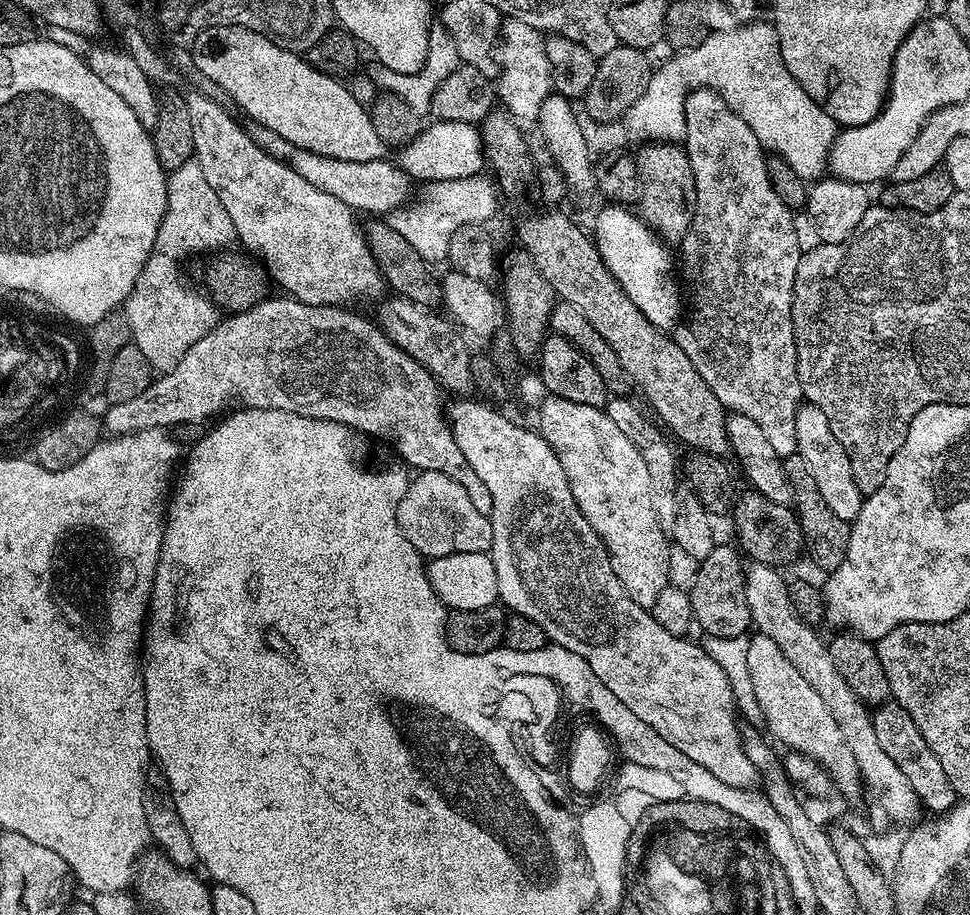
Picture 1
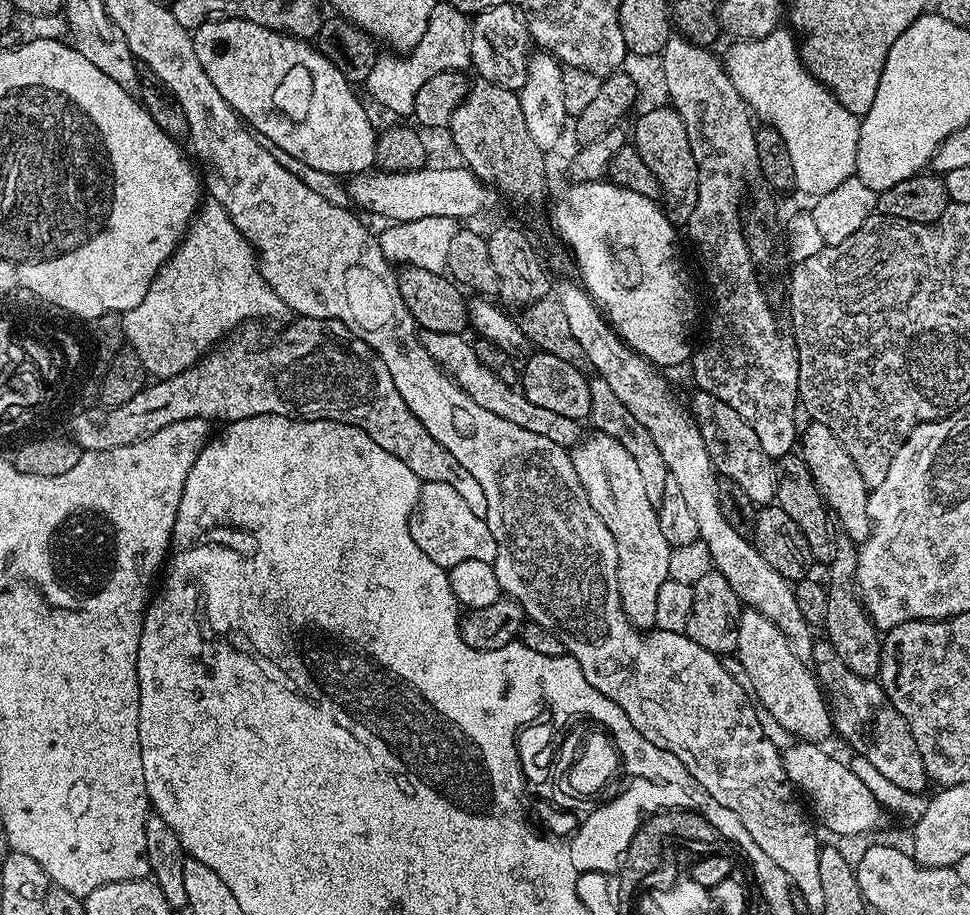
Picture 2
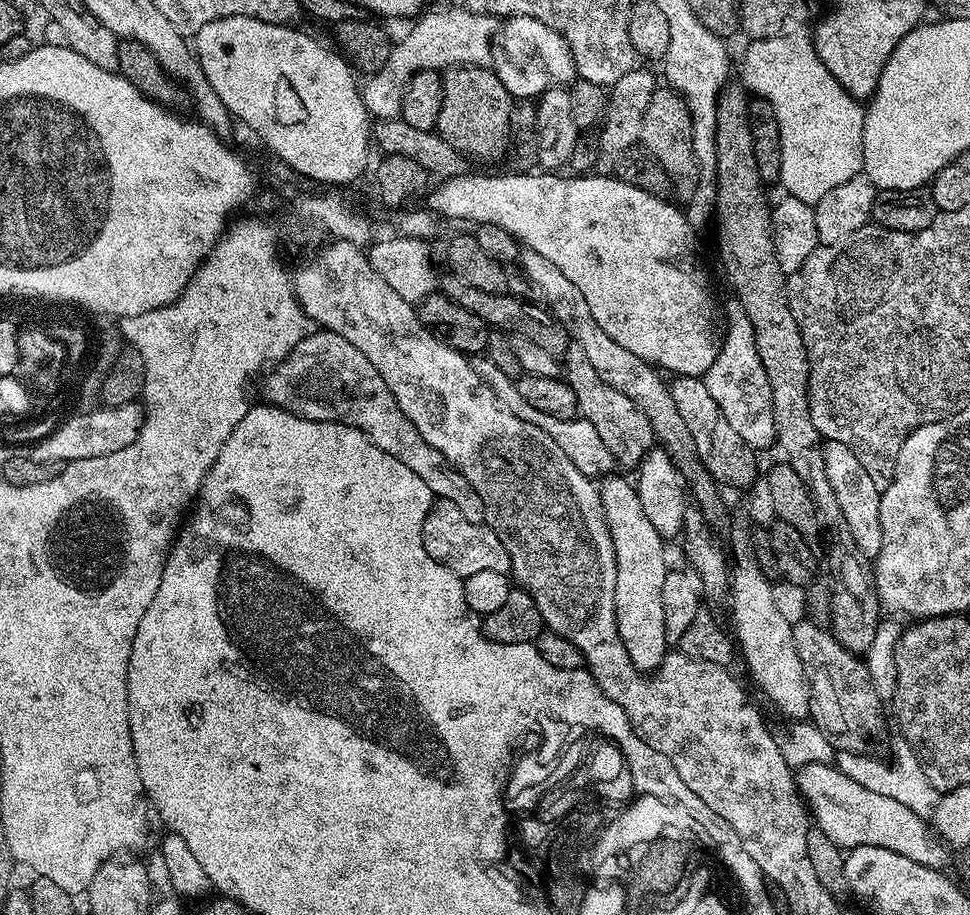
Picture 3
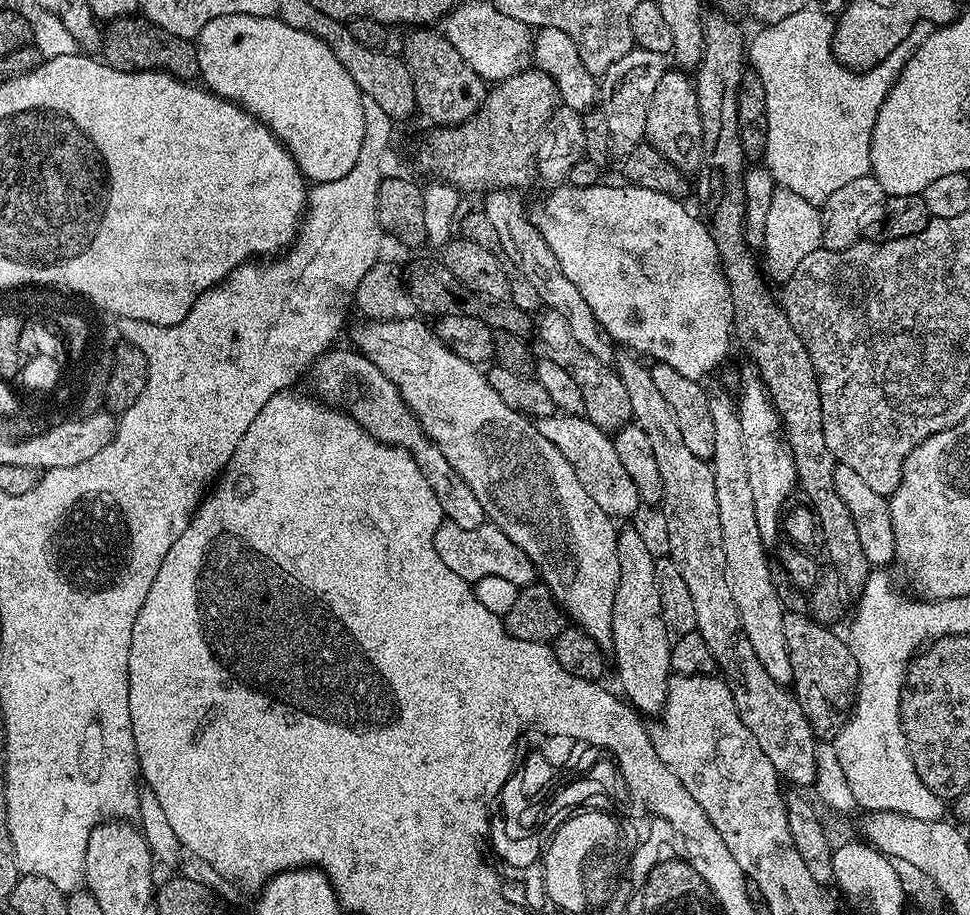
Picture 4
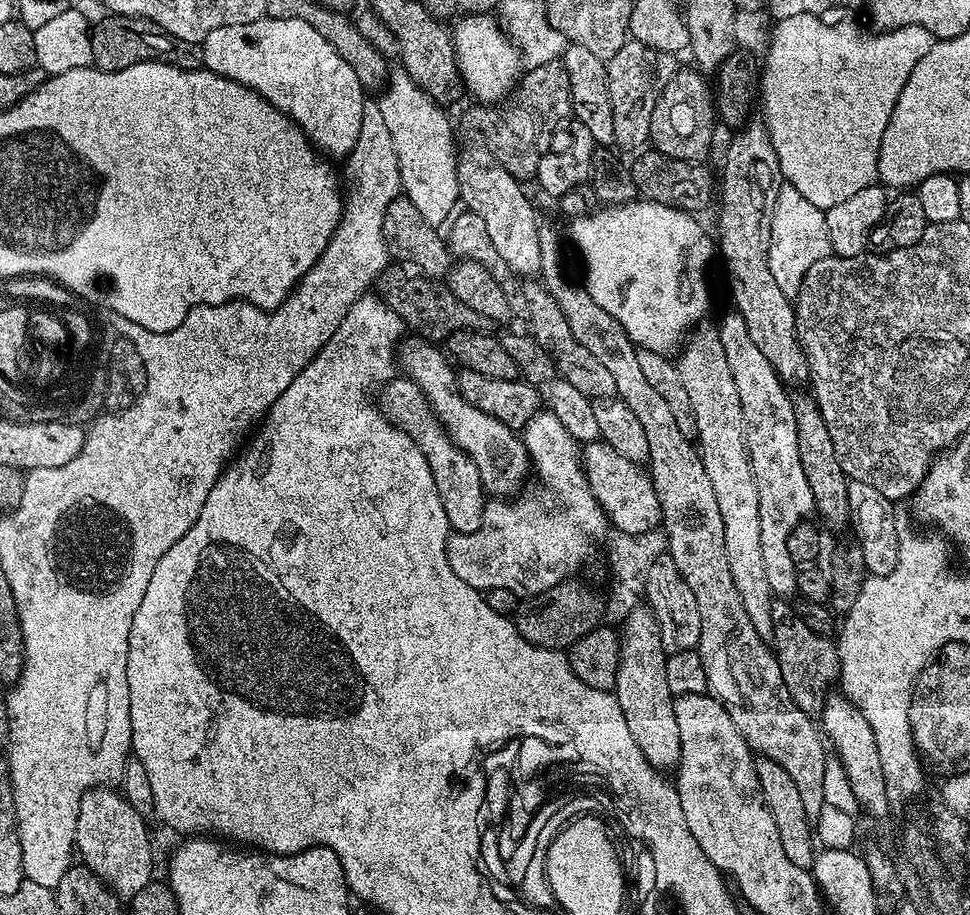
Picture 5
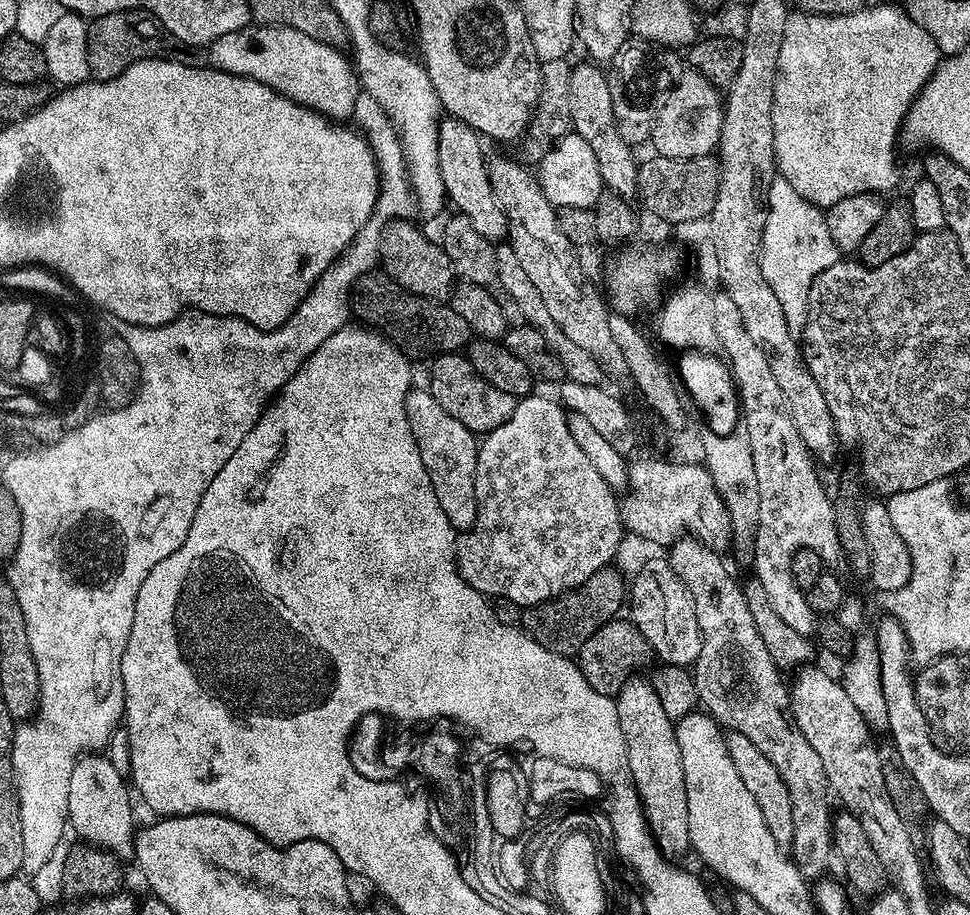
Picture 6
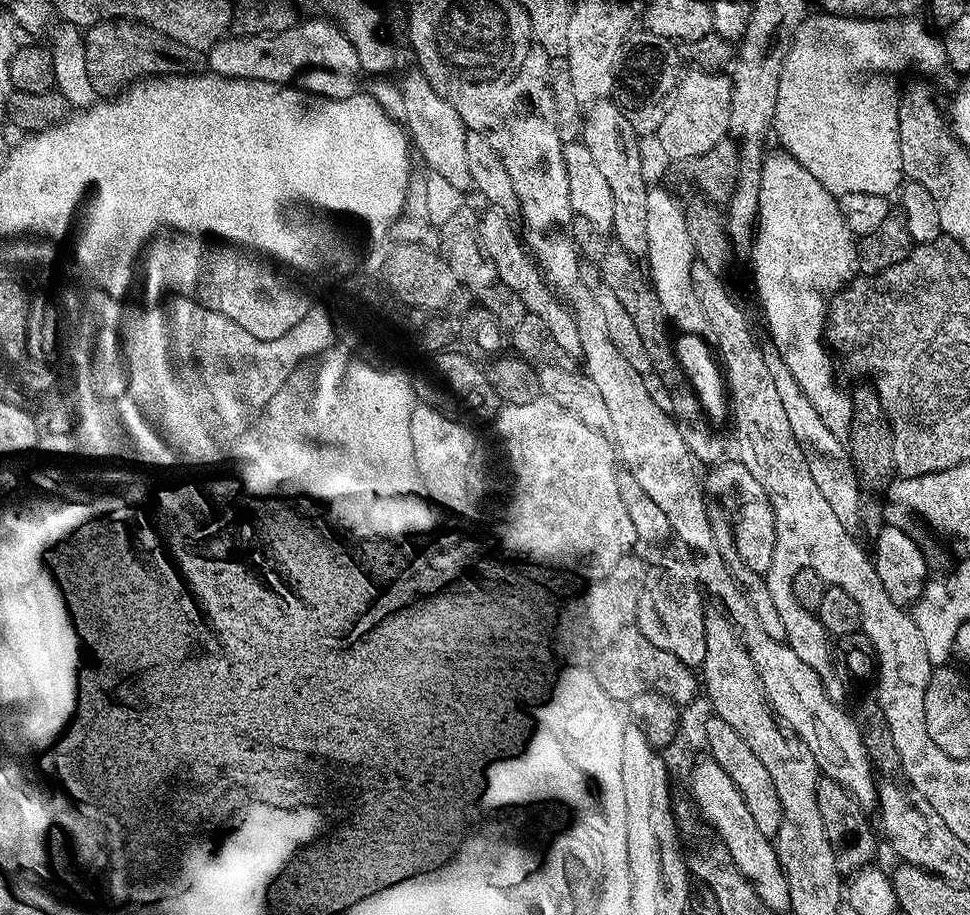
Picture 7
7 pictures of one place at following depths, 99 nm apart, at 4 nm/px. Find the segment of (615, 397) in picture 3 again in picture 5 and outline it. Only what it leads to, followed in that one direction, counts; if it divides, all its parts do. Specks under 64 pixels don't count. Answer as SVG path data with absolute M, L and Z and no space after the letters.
M529 279L525 284L528 284L524 288L524 300L528 303L528 324L532 327L529 328L530 334L550 354L550 358L554 358L557 373L566 382L570 382L570 386L582 390L582 394L586 394L593 402L613 399L616 396L616 387L610 370L606 370L606 366L602 366L602 362L598 362L598 358L594 358L594 354L590 354L590 350L586 350L586 346L582 346L582 342L574 338L574 333L570 330L570 322L566 322L566 314L562 314L562 306L558 306L556 299L551 296L539 279Z

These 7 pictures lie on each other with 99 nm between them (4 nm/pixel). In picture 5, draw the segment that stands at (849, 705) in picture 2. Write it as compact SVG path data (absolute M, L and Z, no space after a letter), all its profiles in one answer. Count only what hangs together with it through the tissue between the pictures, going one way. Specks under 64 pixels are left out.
M798 614L784 616L772 626L770 647L776 653L776 661L782 670L782 682L790 690L790 698L804 712L816 714L824 707L828 684L835 685L840 678L840 659L835 643L827 636L814 634Z

